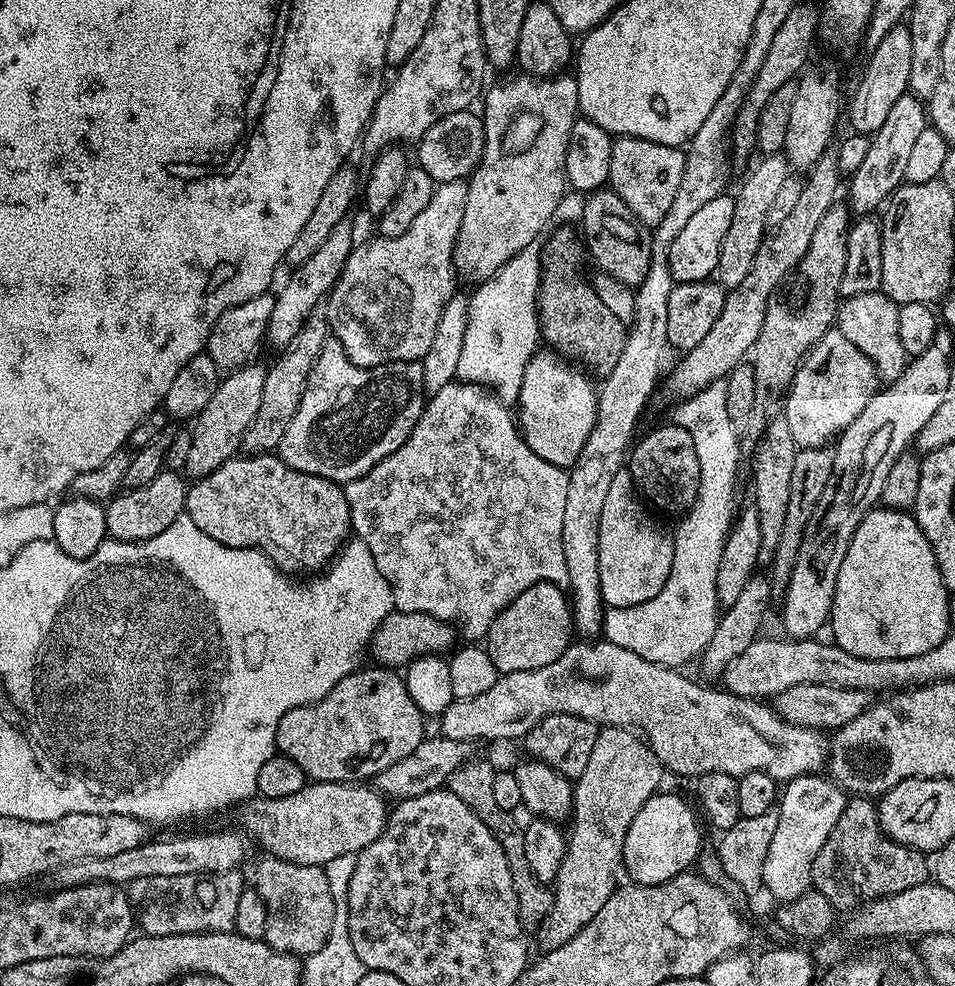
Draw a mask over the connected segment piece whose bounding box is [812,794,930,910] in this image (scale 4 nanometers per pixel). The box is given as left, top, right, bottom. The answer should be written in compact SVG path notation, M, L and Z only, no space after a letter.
M853 795L845 799L842 814L830 830L830 838L818 850L812 867L812 887L830 898L837 910L855 909L868 900L877 900L910 886L923 884L930 876L930 860L925 853L891 840L880 829L880 810L875 799Z

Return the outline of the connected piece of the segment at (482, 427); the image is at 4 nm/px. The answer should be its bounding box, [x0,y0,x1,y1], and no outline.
[343,382,568,637]

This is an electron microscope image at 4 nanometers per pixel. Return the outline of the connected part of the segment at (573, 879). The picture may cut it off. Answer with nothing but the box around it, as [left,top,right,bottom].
[535,726,666,952]

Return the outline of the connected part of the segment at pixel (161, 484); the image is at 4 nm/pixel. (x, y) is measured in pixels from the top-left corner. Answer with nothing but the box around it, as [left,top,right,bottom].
[104,470,189,542]

